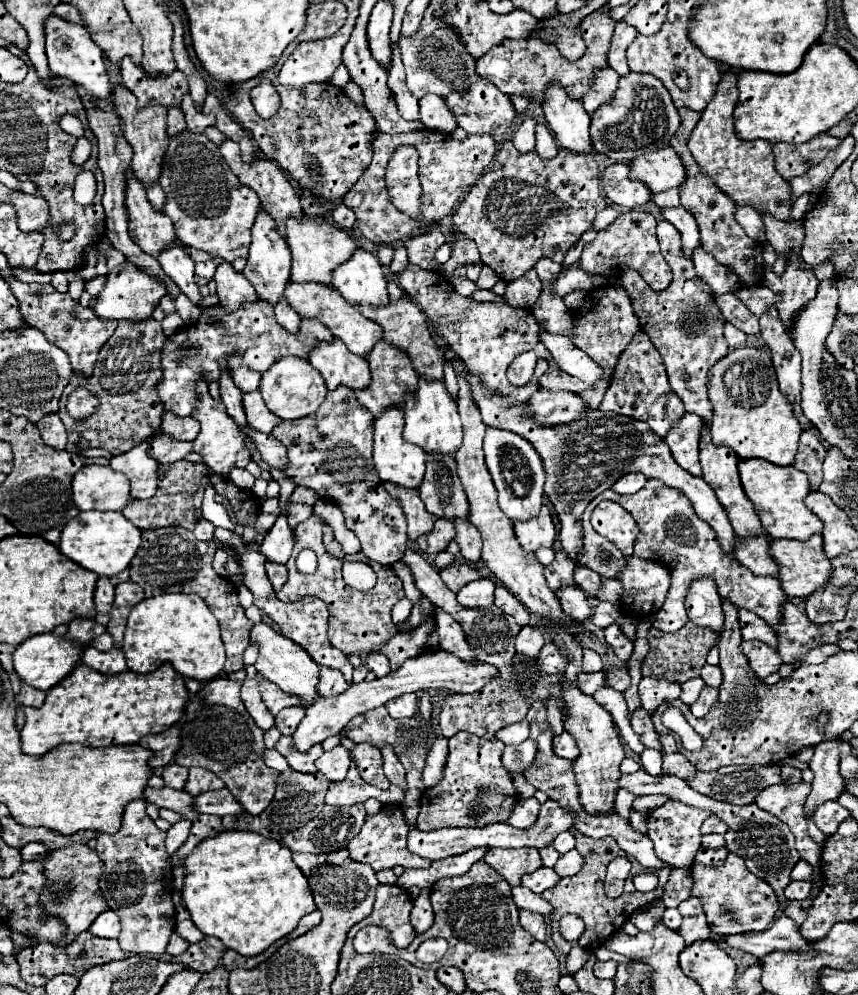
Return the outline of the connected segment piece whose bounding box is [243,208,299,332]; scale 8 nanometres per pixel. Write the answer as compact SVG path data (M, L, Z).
M259 208L259 214L257 214L257 218L253 222L253 228L251 228L251 236L253 236L253 240L251 240L251 248L249 248L249 256L247 256L247 266L245 266L243 274L253 284L257 296L261 300L267 300L275 308L277 322L283 328L287 328L289 332L297 332L299 330L299 316L297 316L297 312L293 312L293 308L289 306L289 302L283 296L285 284L289 282L291 254L289 254L289 248L285 244L285 238L277 232L273 218L263 208Z

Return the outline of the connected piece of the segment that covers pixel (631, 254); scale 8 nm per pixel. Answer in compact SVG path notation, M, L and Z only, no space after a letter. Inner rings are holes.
M629 210L619 214L617 220L607 226L607 230L599 232L599 238L595 238L583 248L579 268L583 268L589 274L601 274L611 278L619 278L621 272L633 268L645 278L645 282L653 290L665 290L671 282L671 270L665 258L661 256L659 242L655 236L655 224L655 216L643 210Z

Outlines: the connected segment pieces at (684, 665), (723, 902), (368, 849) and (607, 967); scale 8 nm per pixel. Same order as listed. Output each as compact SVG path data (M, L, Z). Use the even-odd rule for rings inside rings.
M687 622L677 632L661 632L659 630L659 636L655 632L657 632L655 628L649 632L651 650L647 652L647 656L645 656L643 664L641 664L641 674L649 676L649 678L681 680L681 682L697 678L701 668L705 666L705 656L707 656L709 648L715 646L715 642L717 642L717 634L715 632L711 632L709 628L699 628L693 622ZM653 640L659 640L659 646L653 646L655 644ZM677 674L681 674L681 678L677 678Z
M729 854L723 866L703 866L693 862L691 874L695 878L693 896L699 896L703 900L707 922L717 934L767 930L779 910L779 900L773 888L769 888L765 880L757 880L757 876L753 876L753 872L747 870L745 862L735 854Z
M385 804L377 816L367 816L365 818L365 824L363 824L359 836L349 842L347 850L351 852L351 856L355 860L367 862L375 870L393 868L393 866L403 866L405 870L407 868L427 868L431 864L431 860L425 860L425 858L407 850L407 830L409 830L409 826L403 818L401 808Z
M613 960L597 962L595 964L595 976L597 978L613 978L615 976L615 968L617 968L617 962L613 962Z

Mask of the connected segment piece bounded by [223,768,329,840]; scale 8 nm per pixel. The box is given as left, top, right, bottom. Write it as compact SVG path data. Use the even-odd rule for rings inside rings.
M289 768L279 774L275 798L273 798L271 806L265 808L265 812L261 812L259 816L251 816L247 812L237 814L237 816L223 816L223 828L225 830L249 830L249 832L257 832L265 838L281 840L281 836L285 836L285 832L289 832L289 830L293 832L301 826L305 826L309 820L319 816L319 812L325 806L327 786L329 786L329 780L325 780L325 776L321 776L321 772L303 774L303 772L295 772Z

